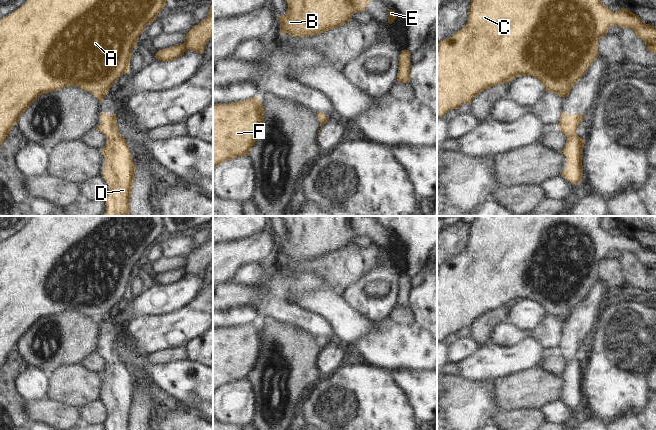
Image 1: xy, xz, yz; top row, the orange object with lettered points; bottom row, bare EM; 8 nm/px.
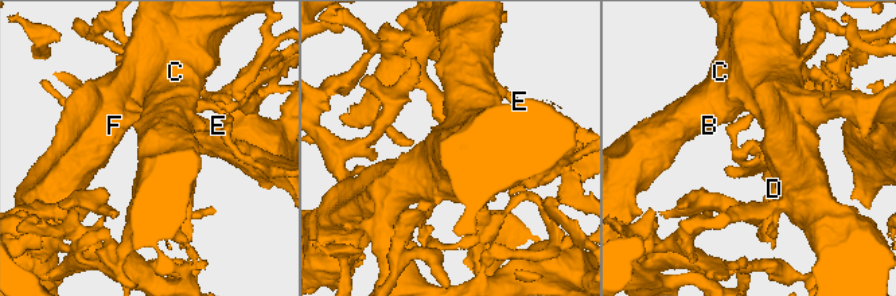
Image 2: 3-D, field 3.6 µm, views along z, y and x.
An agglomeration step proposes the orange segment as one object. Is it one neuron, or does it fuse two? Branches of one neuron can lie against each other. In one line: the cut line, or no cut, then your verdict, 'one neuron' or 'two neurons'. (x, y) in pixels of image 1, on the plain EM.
cut in xy along (103, 320), (99, 323); two neurons

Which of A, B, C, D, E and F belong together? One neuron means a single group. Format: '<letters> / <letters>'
A B C E F / D

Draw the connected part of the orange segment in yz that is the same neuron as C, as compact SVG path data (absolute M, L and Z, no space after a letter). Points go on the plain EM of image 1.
M478 216L471 225L469 242L467 248L452 261L439 266L437 270L437 343L453 333L458 333L464 327L470 328L473 323L482 315L500 309L510 307L518 300L532 300L539 304L547 316L553 316L559 320L566 321L572 311L587 296L589 291L599 280L599 265L607 259L611 250L620 250L635 255L638 262L641 262L647 269L647 274L656 279L656 252L643 246L636 238L621 232L617 237L606 231L601 220L603 216Z

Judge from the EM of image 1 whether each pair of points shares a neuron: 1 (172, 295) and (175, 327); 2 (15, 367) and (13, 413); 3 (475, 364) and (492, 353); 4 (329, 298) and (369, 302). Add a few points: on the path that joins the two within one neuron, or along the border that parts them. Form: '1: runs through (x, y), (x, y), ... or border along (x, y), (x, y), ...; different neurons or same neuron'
1: border along (194, 299), (185, 306), (170, 313), (151, 316); different neurons
2: runs through (10, 378), (10, 402); same neuron
3: runs through (479, 364), (488, 357); same neuron
4: border along (341, 292), (352, 305), (365, 315); different neurons

